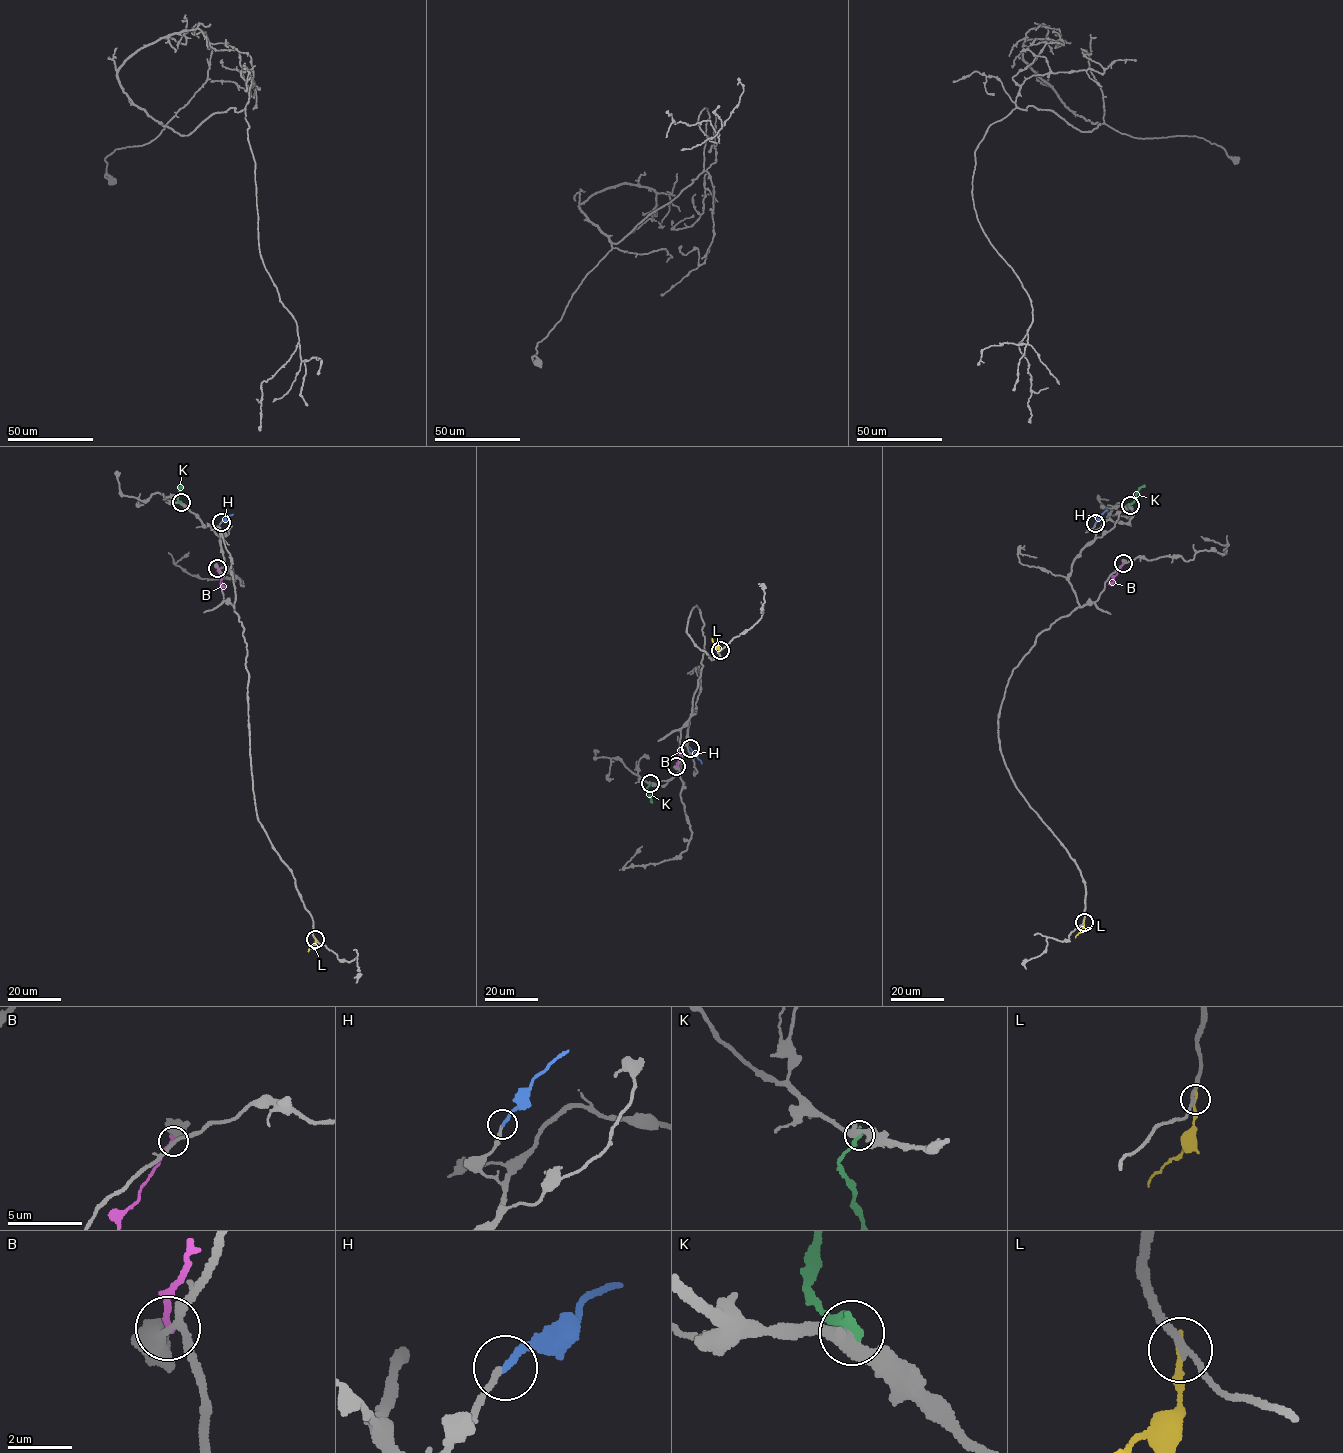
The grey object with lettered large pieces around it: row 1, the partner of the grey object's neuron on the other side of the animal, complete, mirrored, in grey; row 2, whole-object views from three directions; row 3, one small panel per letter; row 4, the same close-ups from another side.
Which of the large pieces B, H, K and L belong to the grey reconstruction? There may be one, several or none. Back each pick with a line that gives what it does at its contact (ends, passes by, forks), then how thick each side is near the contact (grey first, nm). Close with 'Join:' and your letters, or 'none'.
H: it ends there; 180 nm thick on the grey side, 200 nm on the other
Join: H

